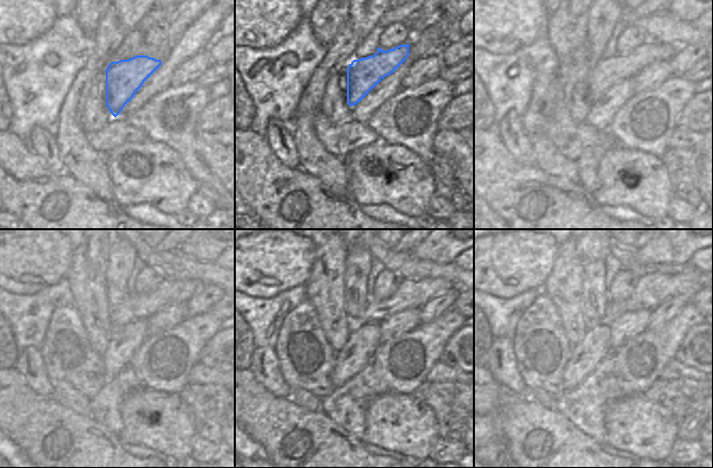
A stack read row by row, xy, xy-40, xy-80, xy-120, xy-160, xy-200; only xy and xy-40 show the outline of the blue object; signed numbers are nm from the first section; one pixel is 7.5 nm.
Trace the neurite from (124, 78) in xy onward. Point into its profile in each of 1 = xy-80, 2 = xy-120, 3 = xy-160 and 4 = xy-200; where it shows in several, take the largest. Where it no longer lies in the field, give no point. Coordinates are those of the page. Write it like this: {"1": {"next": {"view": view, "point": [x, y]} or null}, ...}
{"1": {"next": {"view": "xy-80", "point": [606, 71]}}, "2": {"next": {"view": "xy-120", "point": [135, 307]}}, "3": {"next": {"view": "xy-160", "point": [410, 294]}}, "4": {"next": {"view": "xy-200", "point": [653, 289]}}}

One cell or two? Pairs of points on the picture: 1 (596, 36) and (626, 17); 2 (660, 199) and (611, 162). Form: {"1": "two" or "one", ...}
{"1": "two", "2": "one"}

